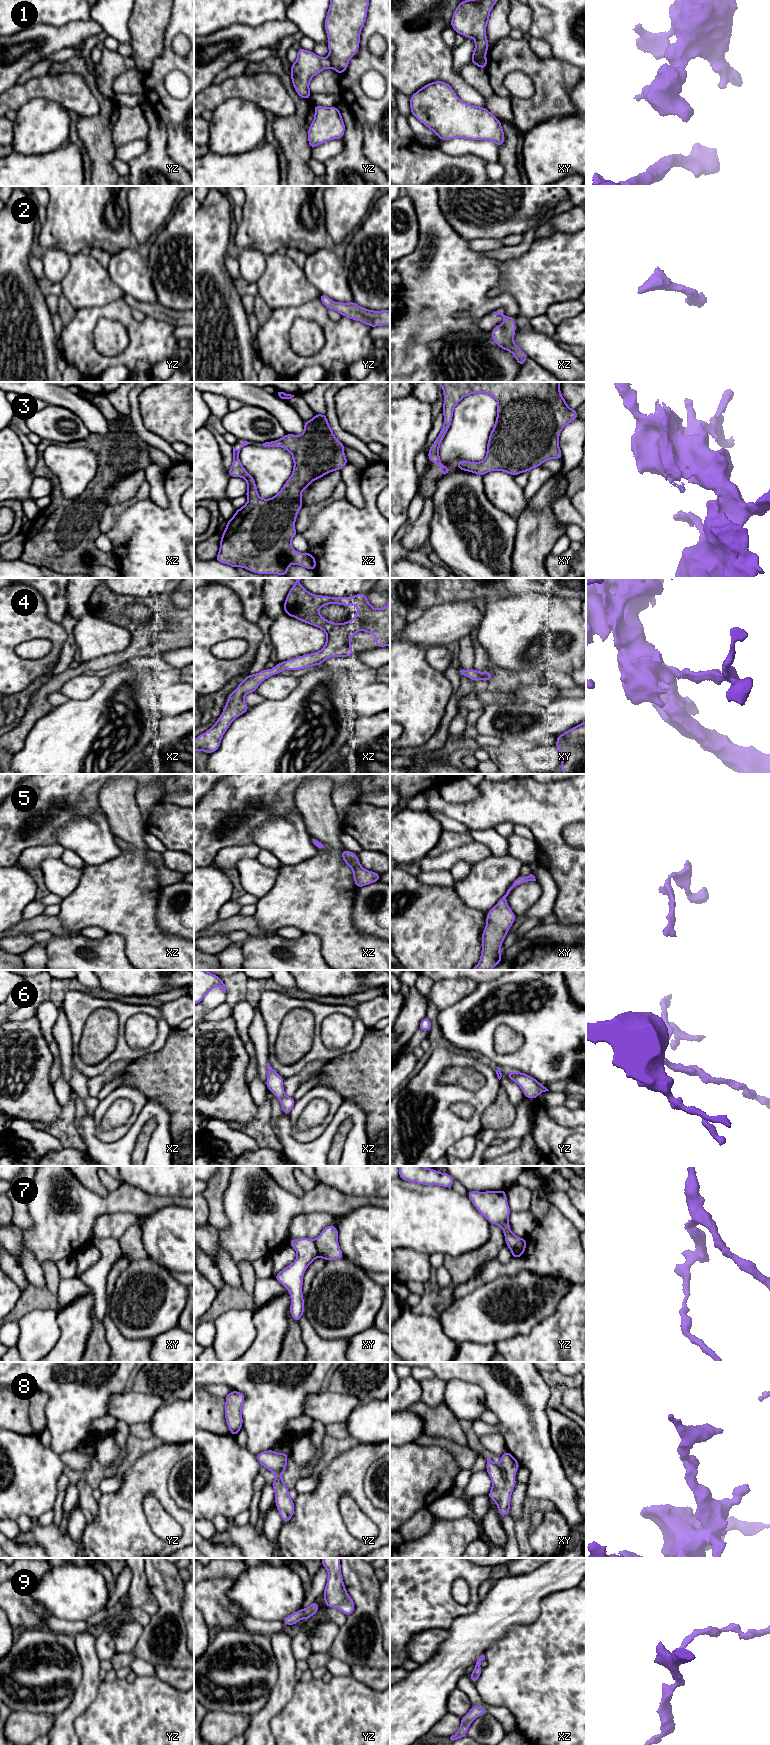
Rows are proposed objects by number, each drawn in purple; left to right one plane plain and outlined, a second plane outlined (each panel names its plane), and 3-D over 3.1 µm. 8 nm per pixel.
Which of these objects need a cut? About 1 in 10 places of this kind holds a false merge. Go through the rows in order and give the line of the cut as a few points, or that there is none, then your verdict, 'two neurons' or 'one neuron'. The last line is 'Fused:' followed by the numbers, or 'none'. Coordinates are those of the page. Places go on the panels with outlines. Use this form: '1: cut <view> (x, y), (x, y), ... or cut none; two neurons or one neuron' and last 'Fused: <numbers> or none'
1: cut xy (486, 59), (479, 60), (475, 64); two neurons
2: cut none; one neuron
3: cut none; one neuron
4: cut none; one neuron
5: cut none; one neuron
6: cut none; one neuron
7: cut xy (313, 1240), (319, 1256); two neurons
8: cut none; one neuron
9: cut none; one neuron
Fused: 1, 7

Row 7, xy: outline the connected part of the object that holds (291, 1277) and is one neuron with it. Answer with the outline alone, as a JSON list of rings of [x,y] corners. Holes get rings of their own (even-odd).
[[[299,1238],[288,1241],[288,1243],[296,1250],[297,1258],[273,1277],[288,1289],[291,1297],[290,1313],[293,1319],[299,1323],[304,1314],[303,1275],[307,1267],[319,1255],[313,1239]]]

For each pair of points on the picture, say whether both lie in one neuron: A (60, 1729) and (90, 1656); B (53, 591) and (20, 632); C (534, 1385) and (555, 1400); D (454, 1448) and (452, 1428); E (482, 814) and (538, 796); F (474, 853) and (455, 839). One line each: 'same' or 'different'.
A: same
B: different
C: different
D: different
E: same
F: different

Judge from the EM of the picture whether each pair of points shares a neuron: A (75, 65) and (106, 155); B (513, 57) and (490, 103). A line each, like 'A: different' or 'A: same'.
A: same
B: different

